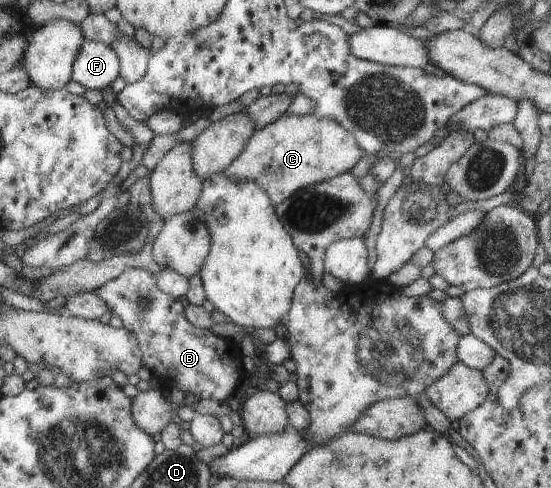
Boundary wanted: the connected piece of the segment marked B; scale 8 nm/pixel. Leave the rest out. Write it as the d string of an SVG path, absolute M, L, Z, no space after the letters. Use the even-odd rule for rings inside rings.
M139 268L124 269L117 277L110 279L96 287L91 293L99 296L107 305L110 313L122 321L122 326L128 328L136 336L142 355L142 365L149 367L152 377L157 379L160 389L175 387L185 393L198 395L200 399L213 399L213 401L223 401L233 395L235 385L239 381L241 373L241 363L237 355L233 357L233 363L223 363L231 361L231 351L227 347L228 343L223 341L223 337L211 335L209 330L196 328L191 325L184 314L184 307L179 299L172 295L167 295L156 286L156 275L147 270Z

